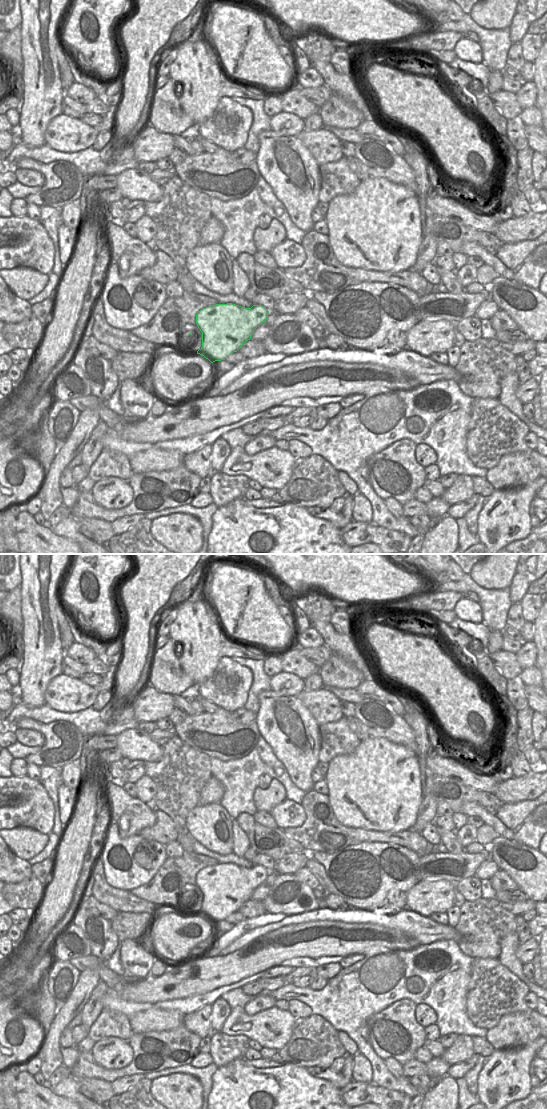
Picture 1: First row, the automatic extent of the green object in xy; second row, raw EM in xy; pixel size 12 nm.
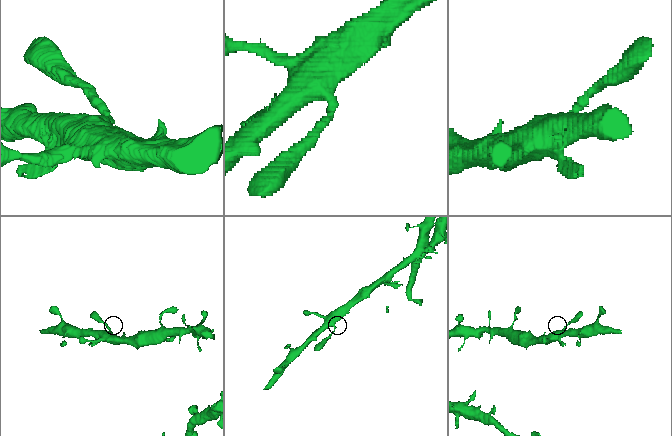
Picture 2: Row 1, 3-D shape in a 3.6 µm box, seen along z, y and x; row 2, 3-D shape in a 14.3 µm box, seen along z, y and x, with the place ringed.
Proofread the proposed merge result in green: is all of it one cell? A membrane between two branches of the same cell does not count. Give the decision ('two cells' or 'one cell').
one cell

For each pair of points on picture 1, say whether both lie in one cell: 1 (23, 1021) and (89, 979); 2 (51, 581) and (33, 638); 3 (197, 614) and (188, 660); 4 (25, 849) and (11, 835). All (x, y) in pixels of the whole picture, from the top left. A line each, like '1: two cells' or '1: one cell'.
1: two cells
2: one cell
3: one cell
4: one cell

